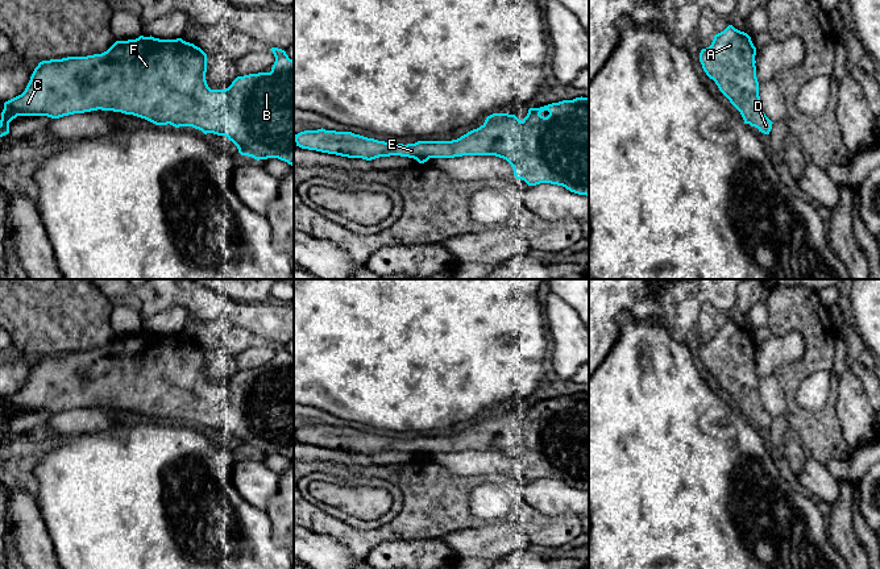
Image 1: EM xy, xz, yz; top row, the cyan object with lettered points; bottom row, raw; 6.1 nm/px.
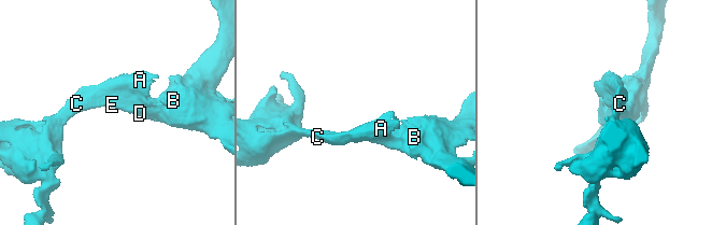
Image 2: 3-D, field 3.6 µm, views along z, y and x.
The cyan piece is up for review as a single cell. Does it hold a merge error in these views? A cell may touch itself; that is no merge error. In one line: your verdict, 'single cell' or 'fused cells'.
single cell

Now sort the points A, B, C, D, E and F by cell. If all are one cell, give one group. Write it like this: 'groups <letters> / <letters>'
groups A B C D E F

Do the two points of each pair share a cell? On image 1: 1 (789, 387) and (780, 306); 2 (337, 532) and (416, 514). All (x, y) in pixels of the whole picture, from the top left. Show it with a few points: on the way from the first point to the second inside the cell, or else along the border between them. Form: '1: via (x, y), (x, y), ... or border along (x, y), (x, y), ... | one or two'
1: via (802, 366), (810, 358), (810, 335), (801, 325) | one
2: via (357, 536), (377, 536), (397, 530) | one

